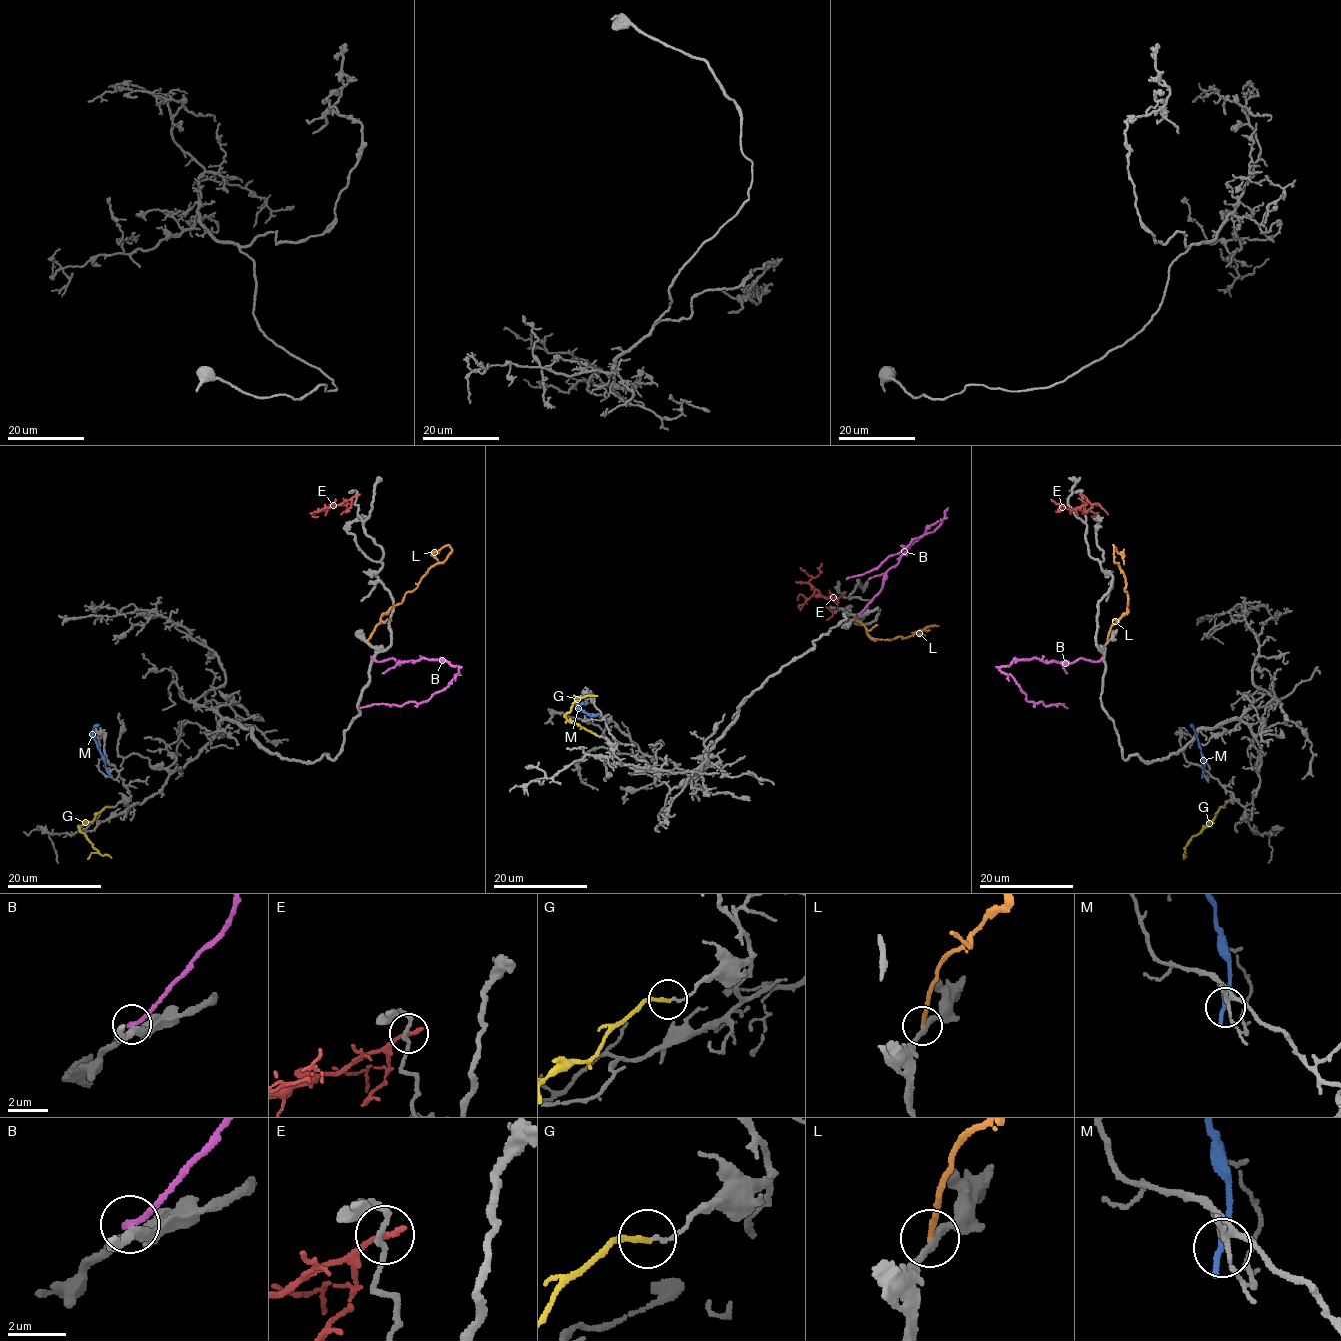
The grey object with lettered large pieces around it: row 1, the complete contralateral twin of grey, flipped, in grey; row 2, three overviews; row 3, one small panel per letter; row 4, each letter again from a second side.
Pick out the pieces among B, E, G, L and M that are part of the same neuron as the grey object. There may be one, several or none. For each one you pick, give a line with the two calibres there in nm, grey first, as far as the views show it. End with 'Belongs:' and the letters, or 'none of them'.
Belongs: none of them

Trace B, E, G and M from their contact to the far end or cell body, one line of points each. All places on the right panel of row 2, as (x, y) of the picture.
B: (1102, 657), (1074, 662), (1016, 659), (999, 668), (1028, 701), (1067, 708)
E: (1082, 495), (1087, 503), (1071, 510), (1051, 499)
G: (1223, 806), (1211, 822), (1193, 836), (1185, 848), (1184, 857)
M: (1203, 773), (1204, 759), (1191, 724)

